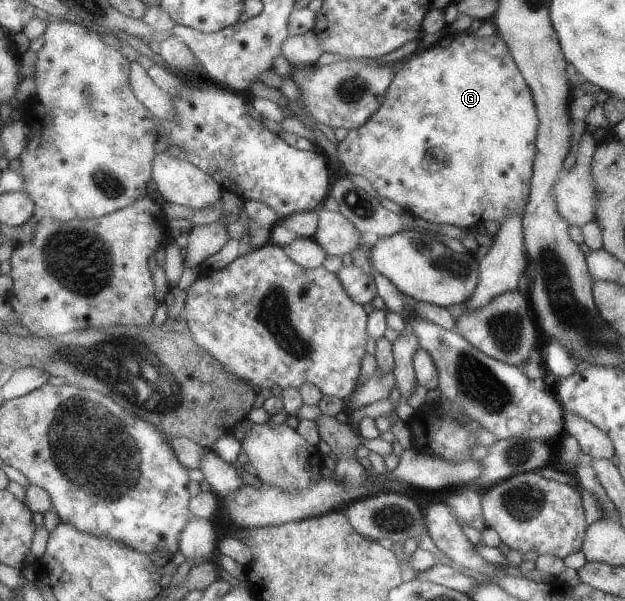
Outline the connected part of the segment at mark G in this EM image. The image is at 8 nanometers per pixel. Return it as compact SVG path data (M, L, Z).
M470 31L454 33L453 40L448 47L438 43L418 49L403 60L389 85L388 93L382 105L374 112L364 125L352 128L346 139L337 145L337 153L342 170L347 174L363 175L363 181L372 185L382 198L398 203L404 211L416 218L422 218L431 224L448 224L456 227L474 229L476 225L486 220L502 223L510 216L523 215L533 176L533 163L536 157L536 140L540 120L536 104L522 72L518 69L509 47L498 33L491 36L477 37Z

